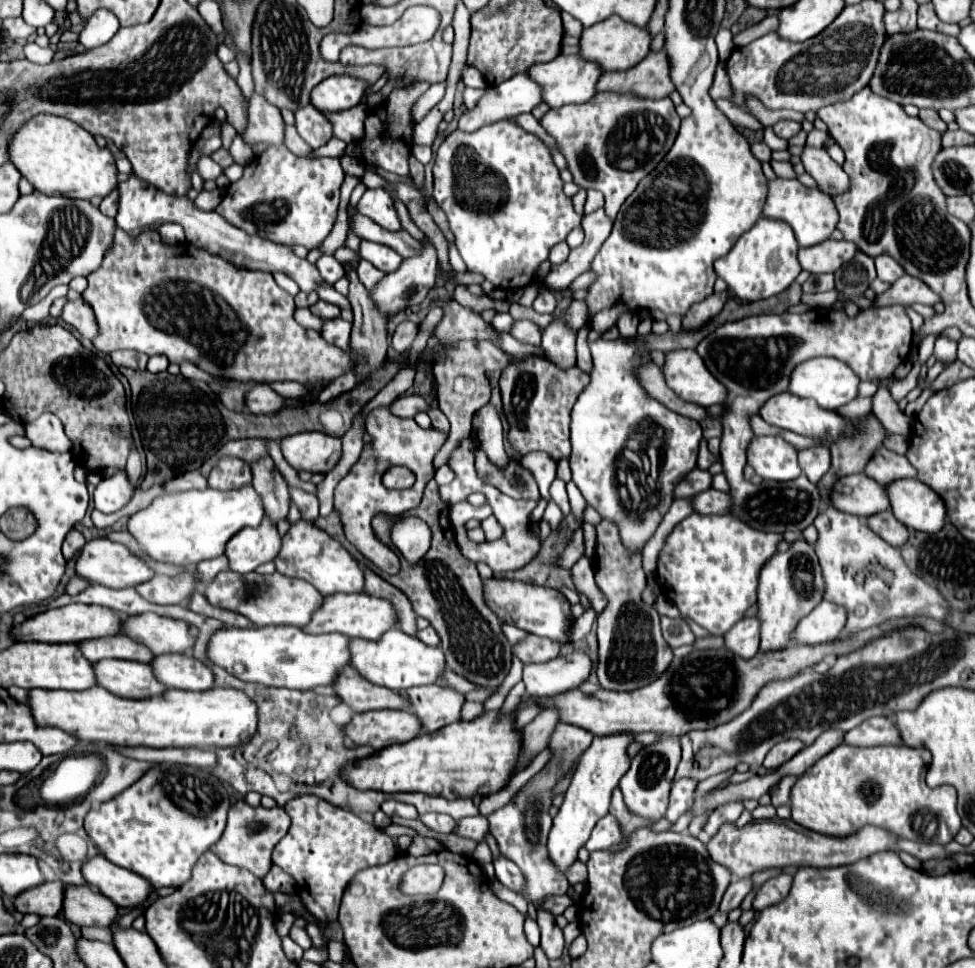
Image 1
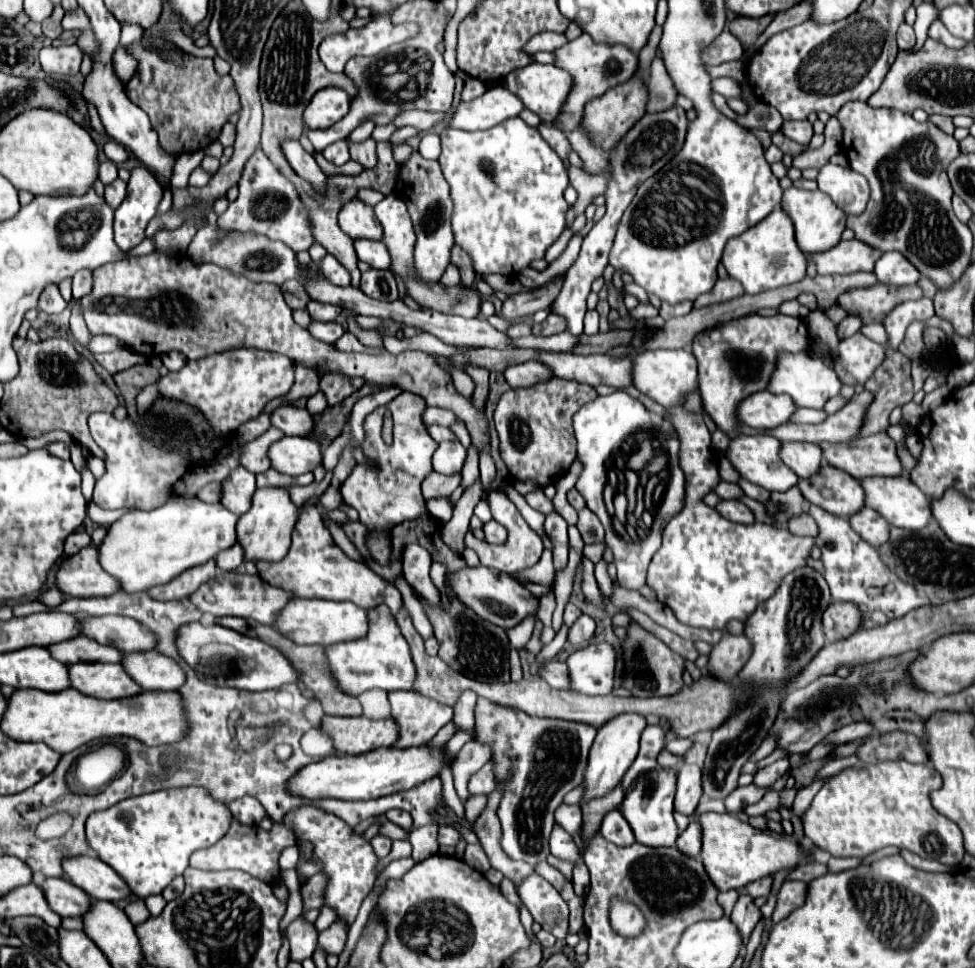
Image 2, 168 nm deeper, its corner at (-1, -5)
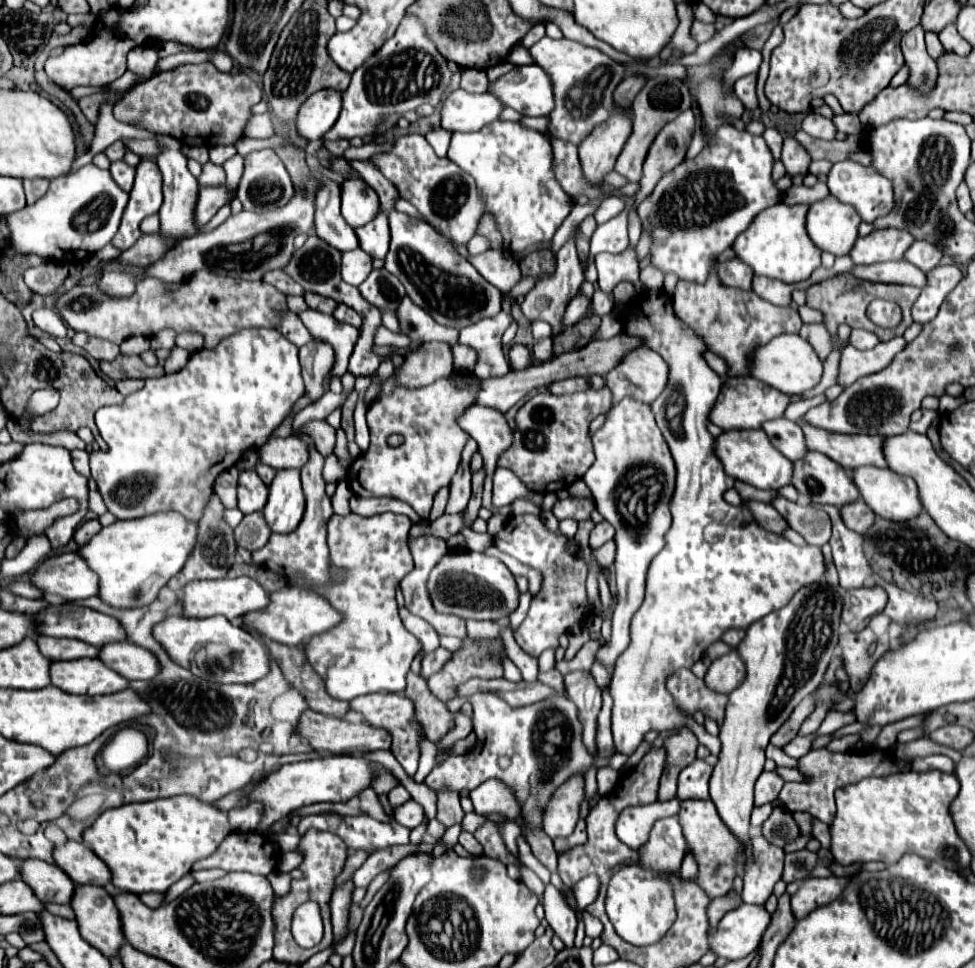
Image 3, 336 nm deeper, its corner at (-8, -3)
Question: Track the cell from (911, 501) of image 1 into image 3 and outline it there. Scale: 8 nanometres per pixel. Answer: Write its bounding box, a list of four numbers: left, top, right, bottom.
[852,466,922,522]

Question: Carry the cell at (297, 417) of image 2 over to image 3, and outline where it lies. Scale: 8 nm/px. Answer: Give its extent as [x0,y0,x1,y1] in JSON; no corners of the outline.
[302,420,336,456]

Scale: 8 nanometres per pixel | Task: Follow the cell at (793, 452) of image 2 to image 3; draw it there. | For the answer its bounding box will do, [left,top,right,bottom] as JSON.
[762,418,808,462]

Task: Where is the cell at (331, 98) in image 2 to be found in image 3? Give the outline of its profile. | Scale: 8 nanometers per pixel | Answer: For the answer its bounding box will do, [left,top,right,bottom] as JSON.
[296,88,342,140]

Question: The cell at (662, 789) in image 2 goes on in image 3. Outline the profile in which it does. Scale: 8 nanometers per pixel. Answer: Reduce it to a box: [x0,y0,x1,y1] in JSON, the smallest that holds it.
[606,818,686,946]

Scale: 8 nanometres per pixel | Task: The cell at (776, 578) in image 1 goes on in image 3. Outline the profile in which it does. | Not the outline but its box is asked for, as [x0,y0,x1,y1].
[710,580,842,840]

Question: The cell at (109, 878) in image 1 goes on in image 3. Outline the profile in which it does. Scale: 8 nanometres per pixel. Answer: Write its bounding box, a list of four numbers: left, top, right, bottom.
[54,840,112,886]

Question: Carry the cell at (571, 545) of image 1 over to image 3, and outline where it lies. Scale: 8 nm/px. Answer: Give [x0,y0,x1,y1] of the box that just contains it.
[594,540,616,568]

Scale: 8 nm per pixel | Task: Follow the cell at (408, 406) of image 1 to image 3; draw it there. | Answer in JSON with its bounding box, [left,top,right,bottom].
[458,404,512,513]

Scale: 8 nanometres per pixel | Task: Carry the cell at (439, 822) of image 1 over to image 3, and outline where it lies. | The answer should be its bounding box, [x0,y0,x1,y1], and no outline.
[458,832,482,854]

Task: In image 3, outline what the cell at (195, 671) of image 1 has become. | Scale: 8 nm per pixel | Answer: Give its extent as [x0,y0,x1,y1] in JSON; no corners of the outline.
[100,642,160,680]

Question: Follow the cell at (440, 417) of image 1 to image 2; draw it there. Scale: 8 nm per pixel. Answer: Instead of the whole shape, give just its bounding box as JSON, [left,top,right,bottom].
[433,442,467,476]

